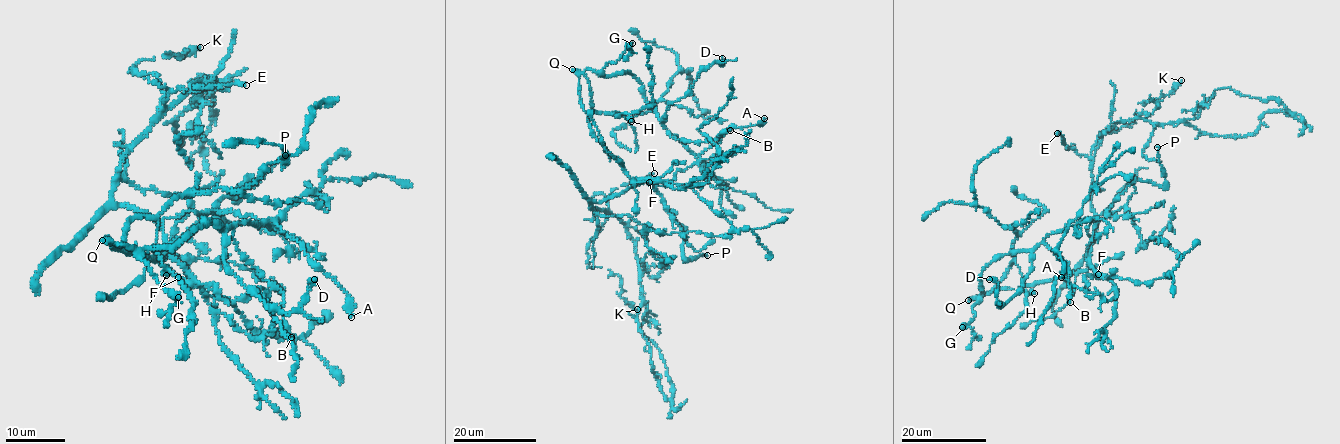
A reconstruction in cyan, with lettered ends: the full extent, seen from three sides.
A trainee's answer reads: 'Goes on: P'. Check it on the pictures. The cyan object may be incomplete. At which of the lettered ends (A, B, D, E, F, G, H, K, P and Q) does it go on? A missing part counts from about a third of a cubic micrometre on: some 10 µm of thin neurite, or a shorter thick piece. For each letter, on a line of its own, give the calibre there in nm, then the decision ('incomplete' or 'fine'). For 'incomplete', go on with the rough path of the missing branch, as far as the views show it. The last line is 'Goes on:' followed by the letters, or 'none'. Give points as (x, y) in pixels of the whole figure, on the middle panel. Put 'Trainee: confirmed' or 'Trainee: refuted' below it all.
A: 140 nm | fine
B: 160 nm | fine
D: 300 nm | fine
E: 160 nm | fine
F: 320 nm | fine
G: 480 nm | fine
H: 650 nm | fine
K: 110 nm | fine
P: 160 nm | incomplete
Q: 440 nm | incomplete
Goes on: P, Q
Trainee: refuted

